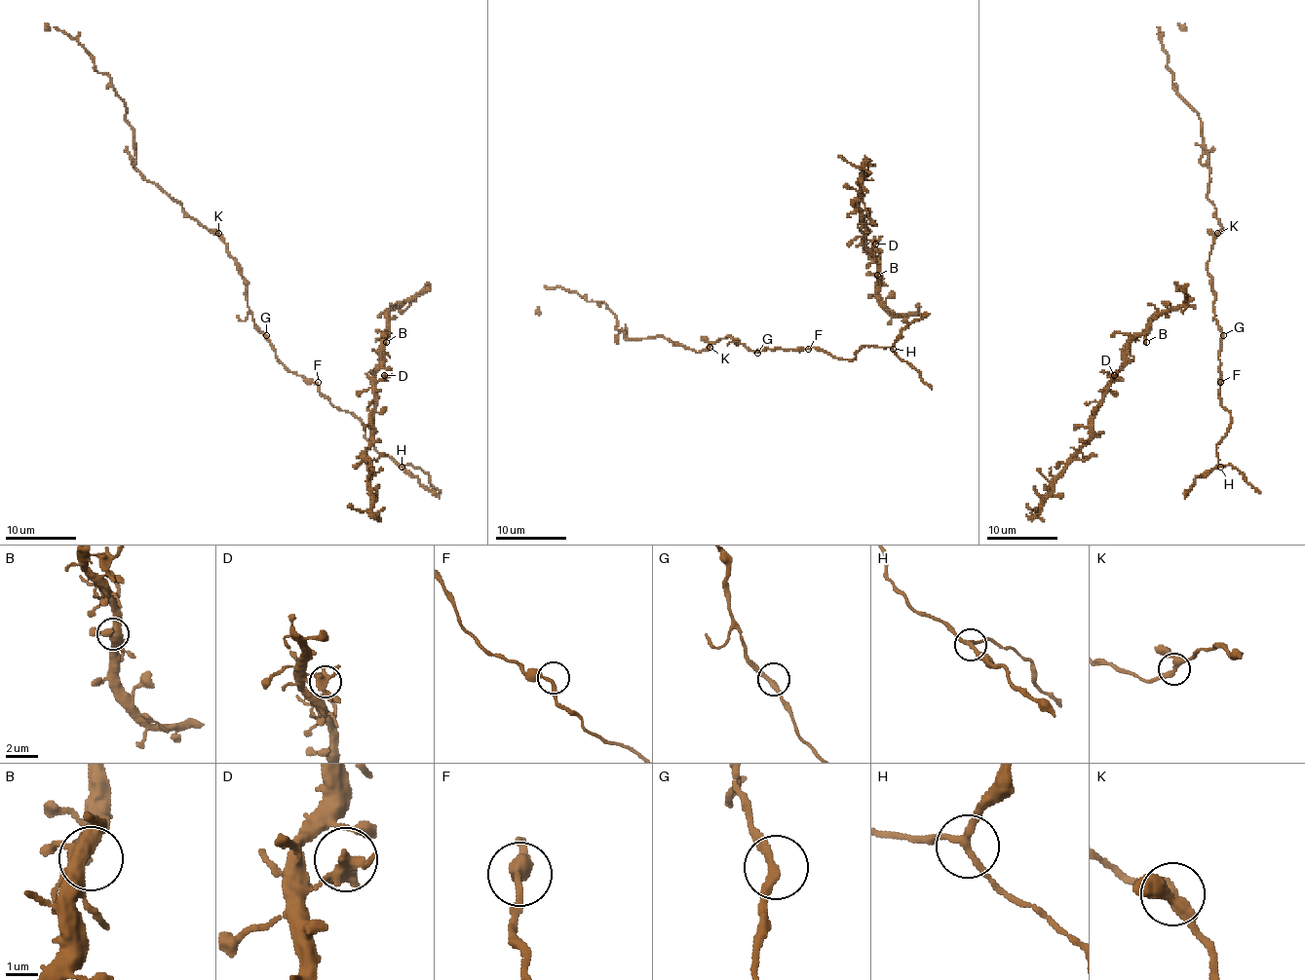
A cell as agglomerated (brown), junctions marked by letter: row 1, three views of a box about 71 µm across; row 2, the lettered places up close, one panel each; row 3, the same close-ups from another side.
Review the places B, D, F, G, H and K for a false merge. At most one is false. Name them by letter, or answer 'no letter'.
no letter

